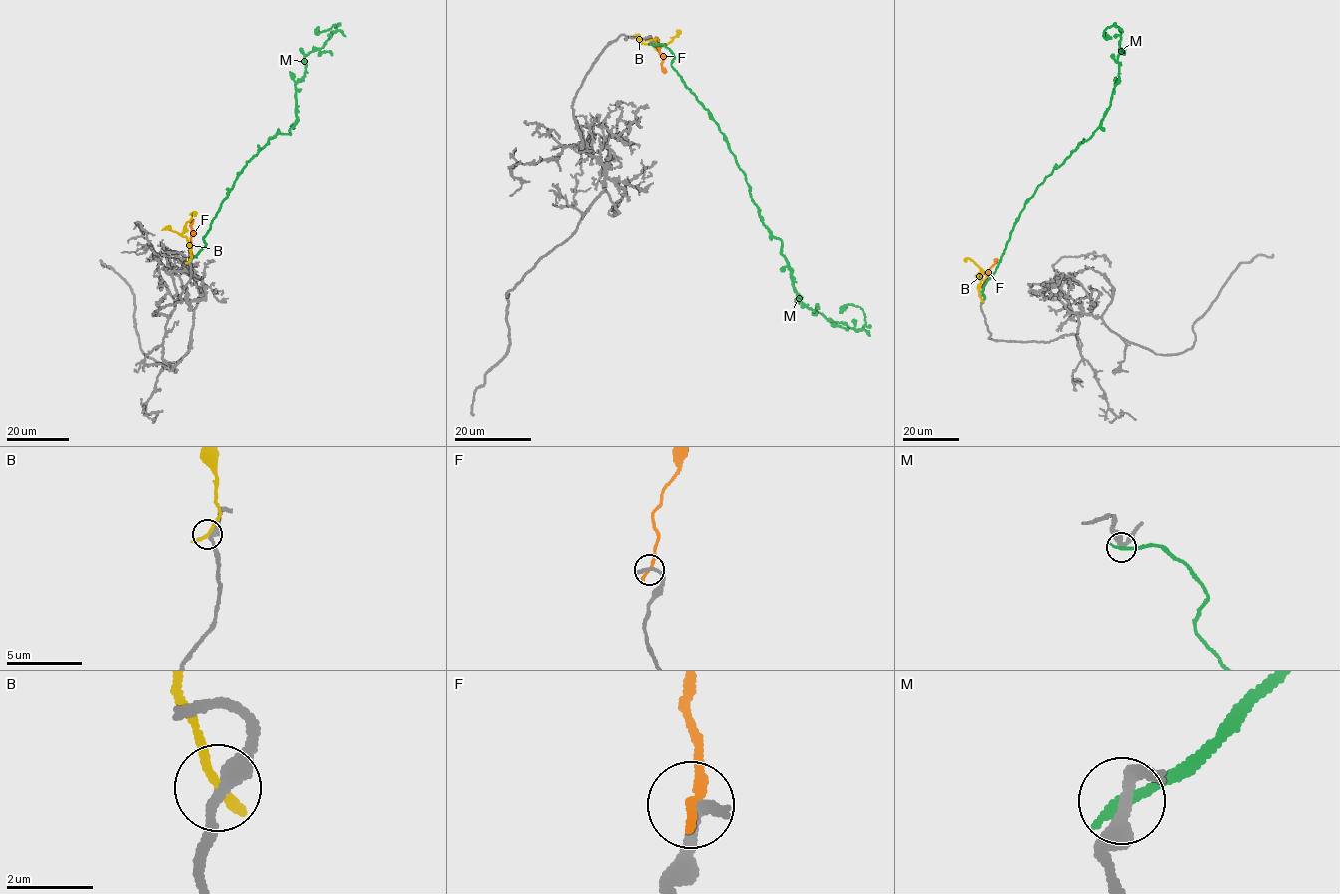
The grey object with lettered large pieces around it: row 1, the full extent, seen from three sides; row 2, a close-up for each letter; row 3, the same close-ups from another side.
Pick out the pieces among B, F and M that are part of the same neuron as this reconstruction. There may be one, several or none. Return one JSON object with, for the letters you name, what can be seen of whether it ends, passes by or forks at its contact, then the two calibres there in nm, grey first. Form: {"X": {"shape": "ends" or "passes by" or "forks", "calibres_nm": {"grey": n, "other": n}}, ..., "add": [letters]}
{"add": []}

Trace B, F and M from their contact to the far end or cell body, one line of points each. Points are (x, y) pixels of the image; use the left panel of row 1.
B: (189, 261), (190, 245), (181, 234), (192, 214), (196, 213)
F: (191, 256), (193, 219)
M: (190, 258), (246, 162), (269, 139), (290, 135), (304, 59), (336, 30), (318, 27)

